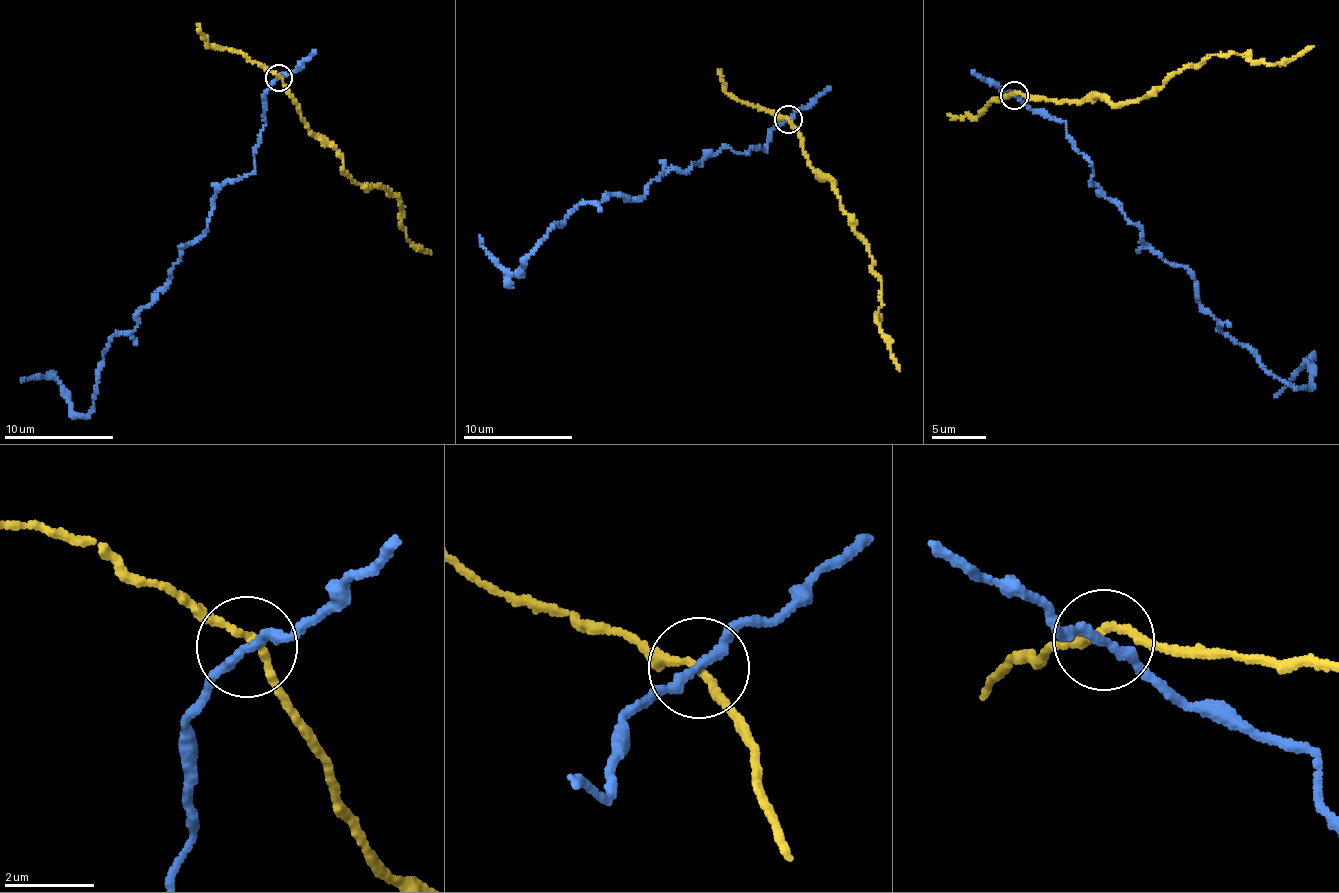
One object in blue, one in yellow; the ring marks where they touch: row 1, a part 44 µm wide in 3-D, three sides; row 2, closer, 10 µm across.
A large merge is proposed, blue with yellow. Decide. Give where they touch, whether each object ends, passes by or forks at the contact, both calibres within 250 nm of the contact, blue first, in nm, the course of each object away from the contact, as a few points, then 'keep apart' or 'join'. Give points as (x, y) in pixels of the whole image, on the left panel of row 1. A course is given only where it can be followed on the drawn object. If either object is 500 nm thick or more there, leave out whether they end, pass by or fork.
place (278, 78); blue passes by; yellow passes by; calibres 200 and 150 nm; course blue (279, 78), (265, 95), (255, 168), (228, 181), (132, 331), (116, 332), (87, 414), (55, 380), (21, 381); course yellow (279, 76), (309, 132), (324, 138), (362, 188), (381, 186), (390, 195), (399, 194), (410, 243), (431, 253); join

